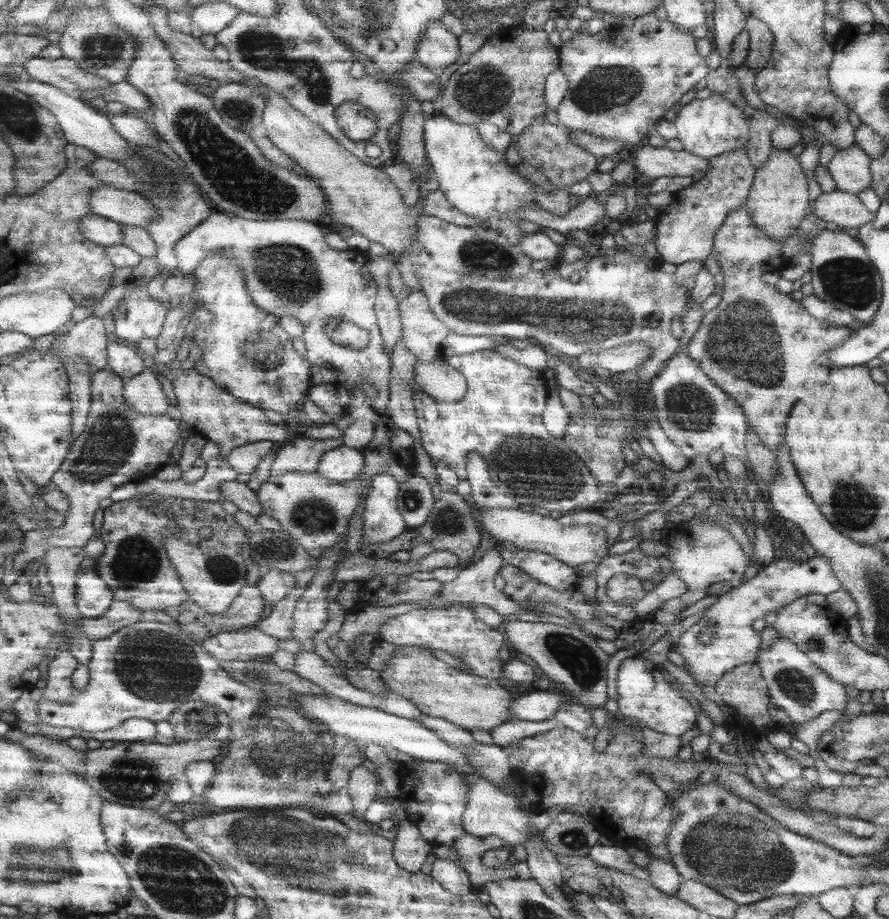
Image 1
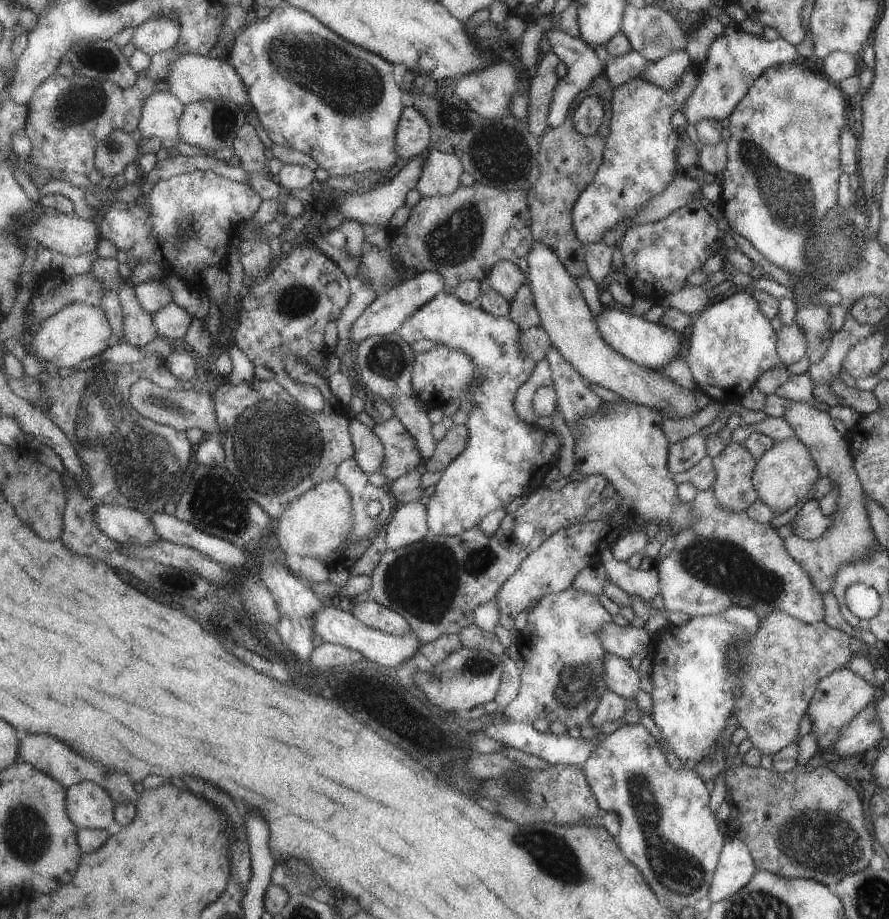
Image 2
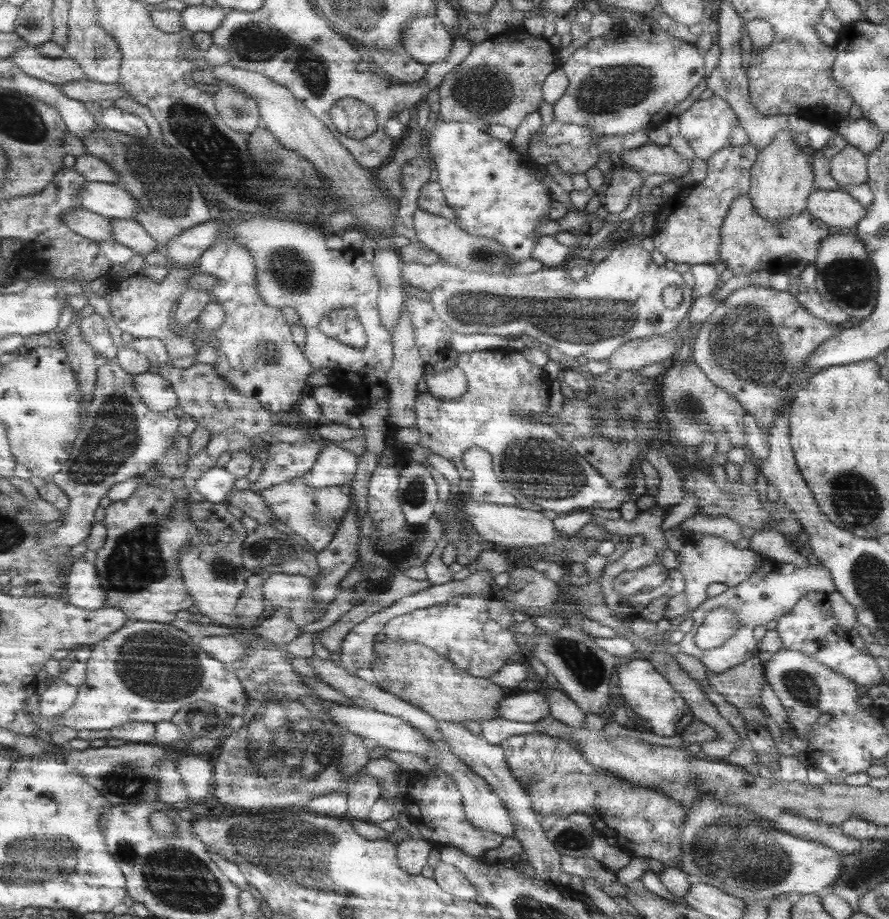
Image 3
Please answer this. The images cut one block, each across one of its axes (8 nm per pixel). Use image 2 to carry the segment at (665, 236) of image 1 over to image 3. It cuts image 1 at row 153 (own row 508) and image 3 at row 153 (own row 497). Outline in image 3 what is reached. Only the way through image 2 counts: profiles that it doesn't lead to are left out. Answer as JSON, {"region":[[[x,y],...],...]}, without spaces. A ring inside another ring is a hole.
{"region":[[[745,144],[727,146],[717,150],[705,162],[706,176],[690,187],[683,186],[669,201],[663,202],[654,215],[651,232],[653,249],[659,251],[667,261],[675,264],[711,264],[720,261],[721,237],[719,228],[727,214],[729,205],[750,188],[749,168],[757,157],[757,150]]]}

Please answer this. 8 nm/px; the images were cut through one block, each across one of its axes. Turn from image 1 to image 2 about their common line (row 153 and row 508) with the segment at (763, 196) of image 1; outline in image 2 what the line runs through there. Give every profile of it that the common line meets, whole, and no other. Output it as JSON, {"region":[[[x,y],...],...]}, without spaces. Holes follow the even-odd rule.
{"region":[[[791,435],[784,440],[773,442],[756,461],[750,484],[761,500],[773,514],[780,514],[797,504],[816,482],[818,473],[808,449]]]}

